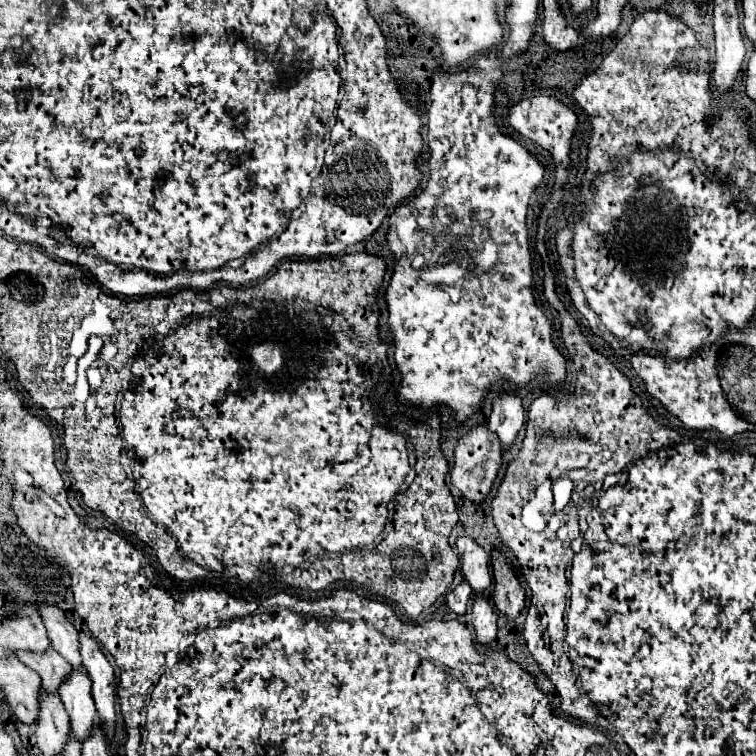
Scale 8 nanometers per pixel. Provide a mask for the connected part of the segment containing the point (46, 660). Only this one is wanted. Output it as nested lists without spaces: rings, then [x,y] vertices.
[[[49,646],[45,652],[17,652],[19,660],[33,668],[41,676],[41,684],[49,692],[57,692],[57,686],[61,678],[65,678],[65,670],[69,670],[69,662],[53,648]]]

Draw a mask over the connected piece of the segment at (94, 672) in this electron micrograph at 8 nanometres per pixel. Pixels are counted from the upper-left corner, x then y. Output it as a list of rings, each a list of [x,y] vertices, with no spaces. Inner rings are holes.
[[[79,632],[79,646],[83,666],[93,682],[93,700],[97,706],[97,714],[101,722],[105,722],[105,730],[109,730],[109,740],[113,738],[113,724],[115,724],[115,670],[107,656],[101,652],[99,644],[93,636]]]

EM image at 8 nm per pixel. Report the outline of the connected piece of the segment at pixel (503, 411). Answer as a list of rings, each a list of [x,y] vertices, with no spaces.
[[[501,394],[493,398],[493,410],[489,416],[489,432],[493,432],[503,450],[509,450],[523,426],[525,412],[521,406],[521,400],[513,394]]]

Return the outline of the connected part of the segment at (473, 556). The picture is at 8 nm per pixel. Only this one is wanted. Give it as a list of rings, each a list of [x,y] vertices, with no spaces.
[[[467,536],[457,538],[457,556],[461,560],[463,580],[473,588],[473,592],[485,592],[491,584],[489,558],[485,550]]]

